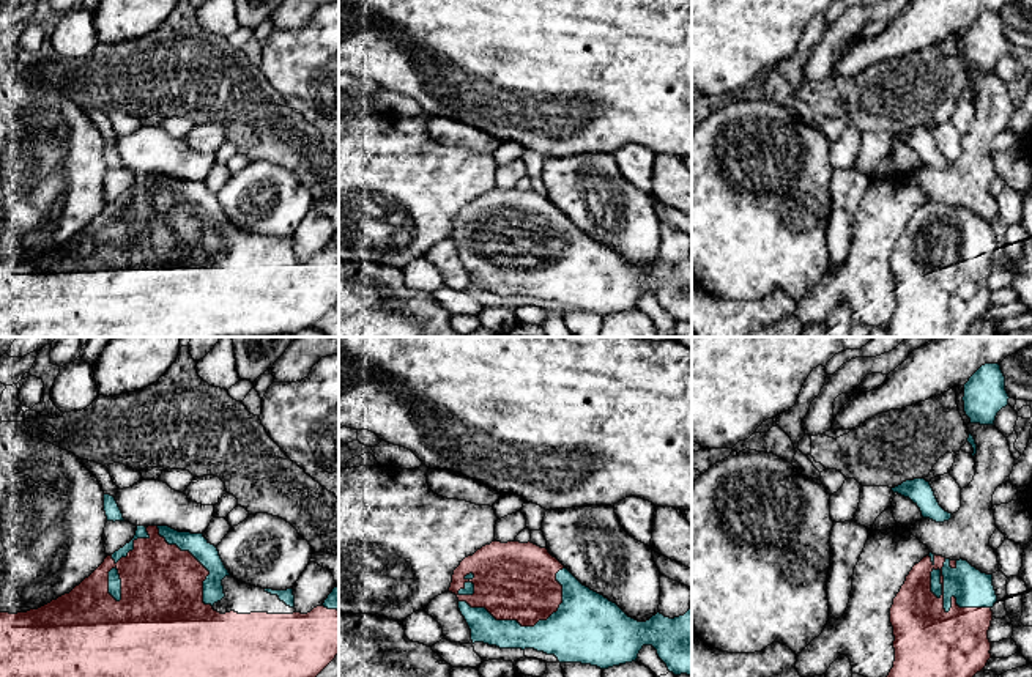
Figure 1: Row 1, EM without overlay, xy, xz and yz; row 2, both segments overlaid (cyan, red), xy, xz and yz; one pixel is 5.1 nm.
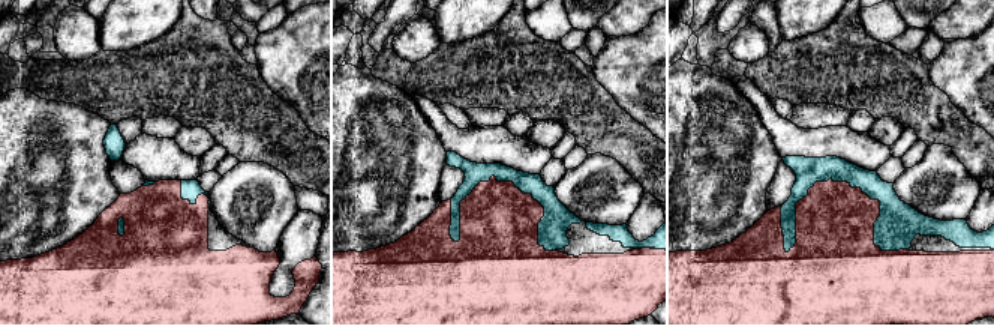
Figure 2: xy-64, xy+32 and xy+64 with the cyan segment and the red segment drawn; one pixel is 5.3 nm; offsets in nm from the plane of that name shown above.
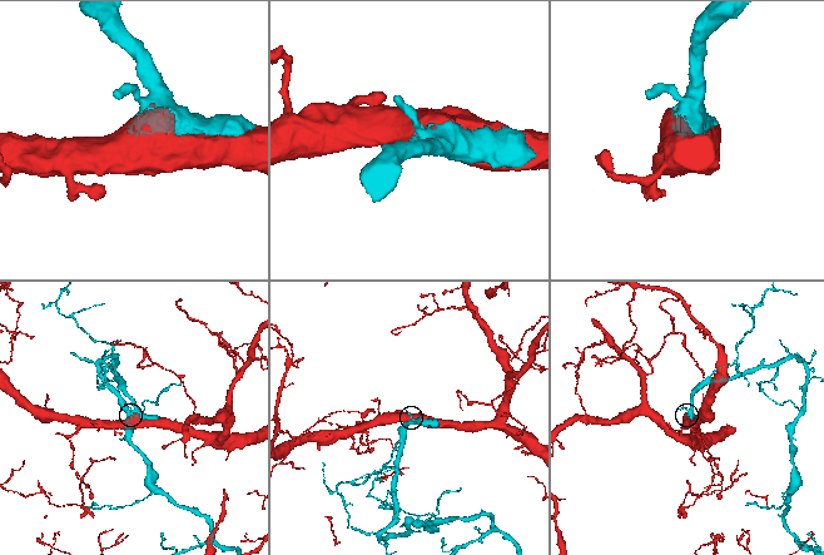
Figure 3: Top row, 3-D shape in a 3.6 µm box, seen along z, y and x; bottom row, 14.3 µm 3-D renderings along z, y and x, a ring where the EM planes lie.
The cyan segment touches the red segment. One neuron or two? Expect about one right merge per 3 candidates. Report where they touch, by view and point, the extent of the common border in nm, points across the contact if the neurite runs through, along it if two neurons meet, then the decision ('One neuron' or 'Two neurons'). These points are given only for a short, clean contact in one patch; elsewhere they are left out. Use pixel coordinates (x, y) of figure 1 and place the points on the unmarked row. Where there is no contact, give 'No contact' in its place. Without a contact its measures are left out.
Touches cyan at yz (944, 255). Shared border 420 nm. One neuron

